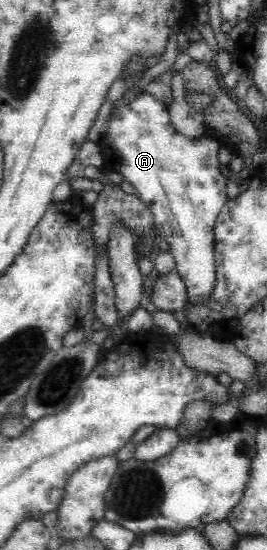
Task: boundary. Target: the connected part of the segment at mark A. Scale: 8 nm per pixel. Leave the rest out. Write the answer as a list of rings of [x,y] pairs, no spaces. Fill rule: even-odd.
[[[147,92],[129,105],[113,107],[109,128],[105,132],[105,145],[117,159],[119,173],[135,187],[137,197],[153,212],[157,235],[170,245],[169,252],[176,263],[175,272],[185,286],[186,307],[203,307],[216,283],[214,230],[219,213],[230,200],[227,196],[227,178],[223,176],[218,161],[220,144],[204,134],[187,137],[178,132],[172,124],[168,108]]]

